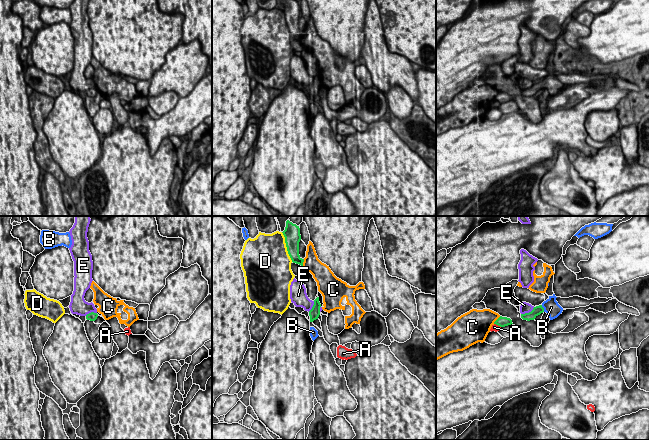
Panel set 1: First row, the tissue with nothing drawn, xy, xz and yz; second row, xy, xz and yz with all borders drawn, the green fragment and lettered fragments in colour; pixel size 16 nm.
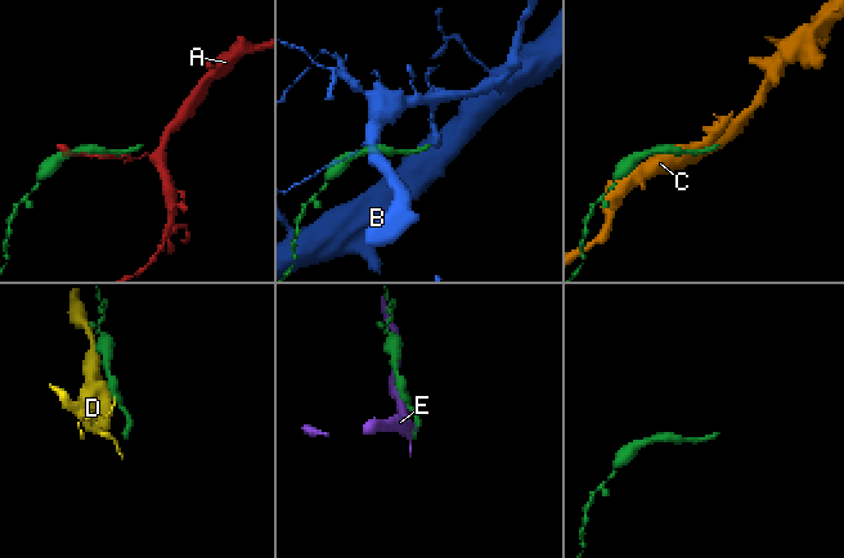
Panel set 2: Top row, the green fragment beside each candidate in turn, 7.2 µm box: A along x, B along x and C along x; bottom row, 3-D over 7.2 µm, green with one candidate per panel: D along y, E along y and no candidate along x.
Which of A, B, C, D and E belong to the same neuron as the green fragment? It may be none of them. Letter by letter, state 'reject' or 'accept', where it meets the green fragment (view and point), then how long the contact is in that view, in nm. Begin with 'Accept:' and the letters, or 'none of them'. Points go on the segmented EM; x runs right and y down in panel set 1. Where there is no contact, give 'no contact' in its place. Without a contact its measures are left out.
Accept: B
A: reject | yz (497, 324) | 130 nm
B: accept | yz (543, 308) | 120 nm
C: reject | yz (496, 320) | 170 nm
D: reject | xz (286, 246) | 500 nm
E: reject | yz (527, 313) | 260 nm

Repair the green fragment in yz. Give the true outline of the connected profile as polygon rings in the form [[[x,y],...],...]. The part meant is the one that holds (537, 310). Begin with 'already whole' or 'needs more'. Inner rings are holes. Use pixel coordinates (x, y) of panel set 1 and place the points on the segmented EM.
needs more | [[[555,294],[549,296],[546,301],[541,305],[534,307],[531,312],[521,314],[521,318],[527,321],[534,320],[543,312],[546,312],[549,315],[550,320],[557,318],[562,313],[563,308],[558,304],[556,298]]]

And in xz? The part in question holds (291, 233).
already whole | [[[287,220],[285,230],[282,233],[292,262],[303,266],[304,259],[299,255],[299,242],[301,240],[299,226]]]

